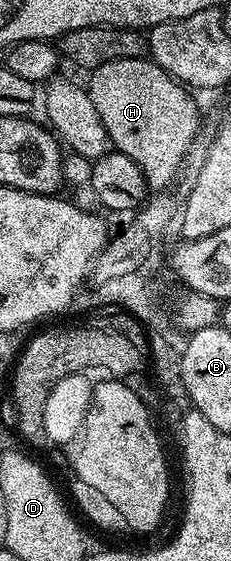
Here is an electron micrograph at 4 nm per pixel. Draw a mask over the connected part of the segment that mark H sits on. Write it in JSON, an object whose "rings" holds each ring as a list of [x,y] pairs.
{"rings":[[[149,58],[104,62],[89,73],[88,91],[100,122],[104,122],[107,141],[113,151],[128,154],[146,179],[150,190],[166,190],[174,175],[183,171],[185,156],[198,136],[200,112],[191,89],[178,83]]]}

